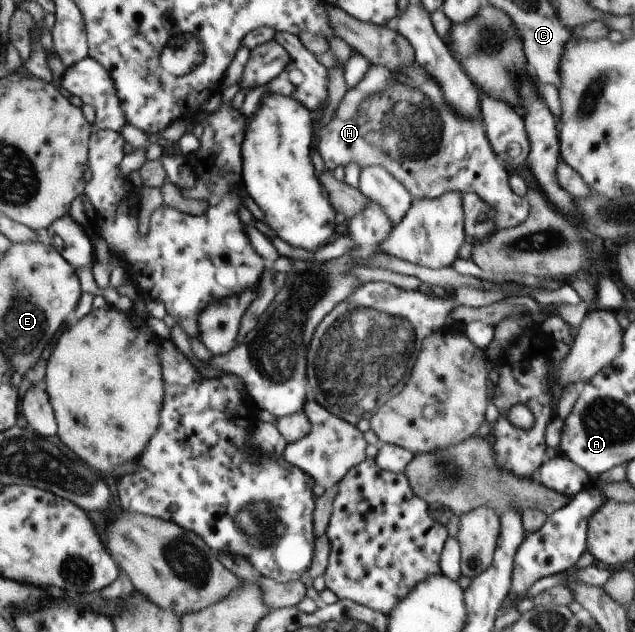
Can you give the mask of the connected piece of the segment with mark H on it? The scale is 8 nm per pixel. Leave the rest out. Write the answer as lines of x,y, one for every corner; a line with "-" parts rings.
418,62
401,72
392,72
386,66
370,64
362,80
346,91
344,98
336,106
334,117
321,128
319,135
318,151
324,160
325,168
330,171
336,166
345,167
351,162
357,163
360,170
364,166
384,166
410,192
412,198
433,199
451,191
459,191
462,194
474,192
488,206
494,208
496,231
518,226
530,216
531,204
528,199
517,195
511,189
511,178
504,168
504,162
491,146
482,118
460,118
446,104
444,90
440,90
436,78
430,78

